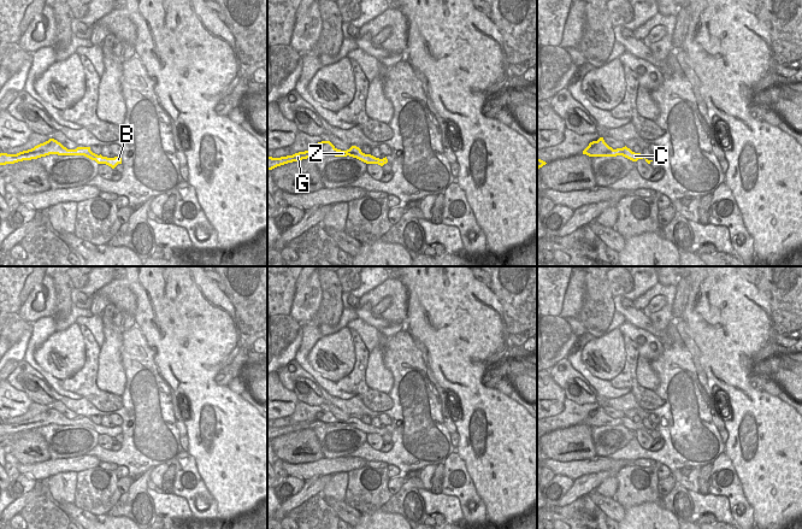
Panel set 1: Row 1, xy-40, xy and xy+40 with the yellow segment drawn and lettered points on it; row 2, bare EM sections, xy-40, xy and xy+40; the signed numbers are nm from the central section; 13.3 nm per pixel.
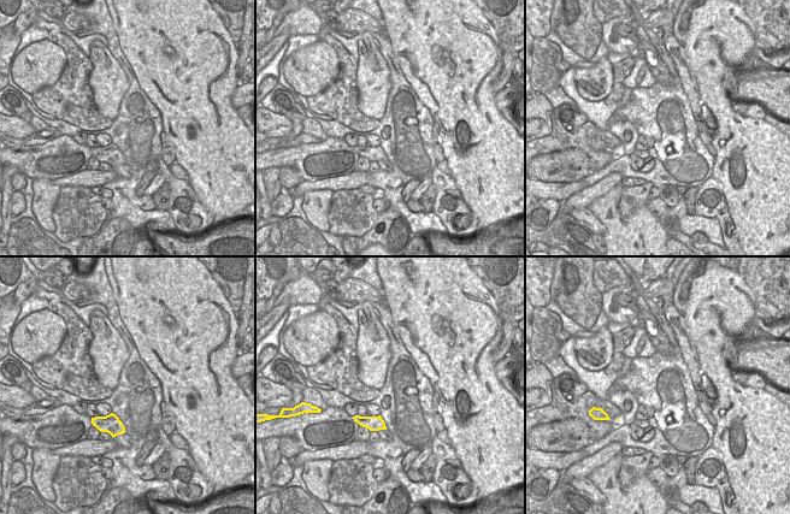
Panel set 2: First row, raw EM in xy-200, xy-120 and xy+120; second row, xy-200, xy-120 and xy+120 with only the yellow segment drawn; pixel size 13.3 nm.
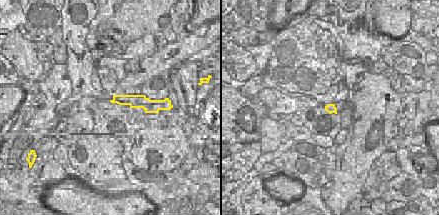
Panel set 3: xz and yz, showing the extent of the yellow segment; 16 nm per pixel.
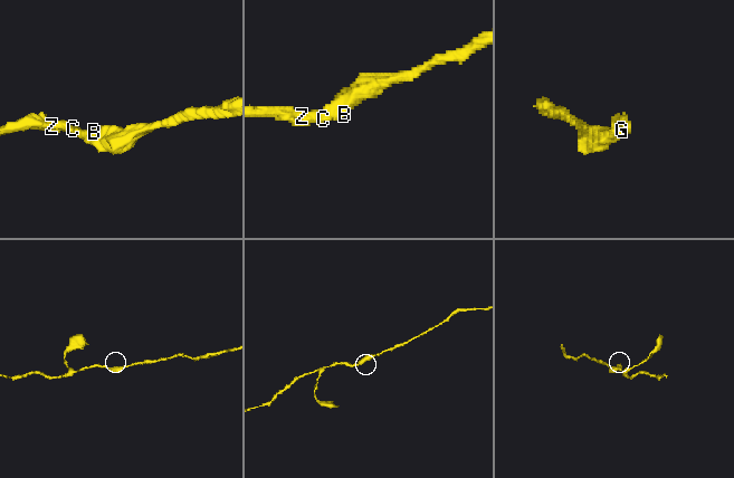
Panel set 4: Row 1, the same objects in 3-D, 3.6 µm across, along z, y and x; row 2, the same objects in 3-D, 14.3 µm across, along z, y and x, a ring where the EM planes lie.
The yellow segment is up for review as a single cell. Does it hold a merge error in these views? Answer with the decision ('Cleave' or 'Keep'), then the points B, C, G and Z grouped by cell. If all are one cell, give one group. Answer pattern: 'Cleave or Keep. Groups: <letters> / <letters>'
Keep. Groups: B C G Z

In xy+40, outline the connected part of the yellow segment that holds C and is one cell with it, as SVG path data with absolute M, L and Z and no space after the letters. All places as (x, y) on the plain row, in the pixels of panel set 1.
M600 407L597 411L592 411L589 416L583 421L583 424L589 427L617 427L623 425L632 431L637 431L638 429L643 429L644 425L641 423L635 423L626 416L623 418L613 419L609 417L603 407Z

